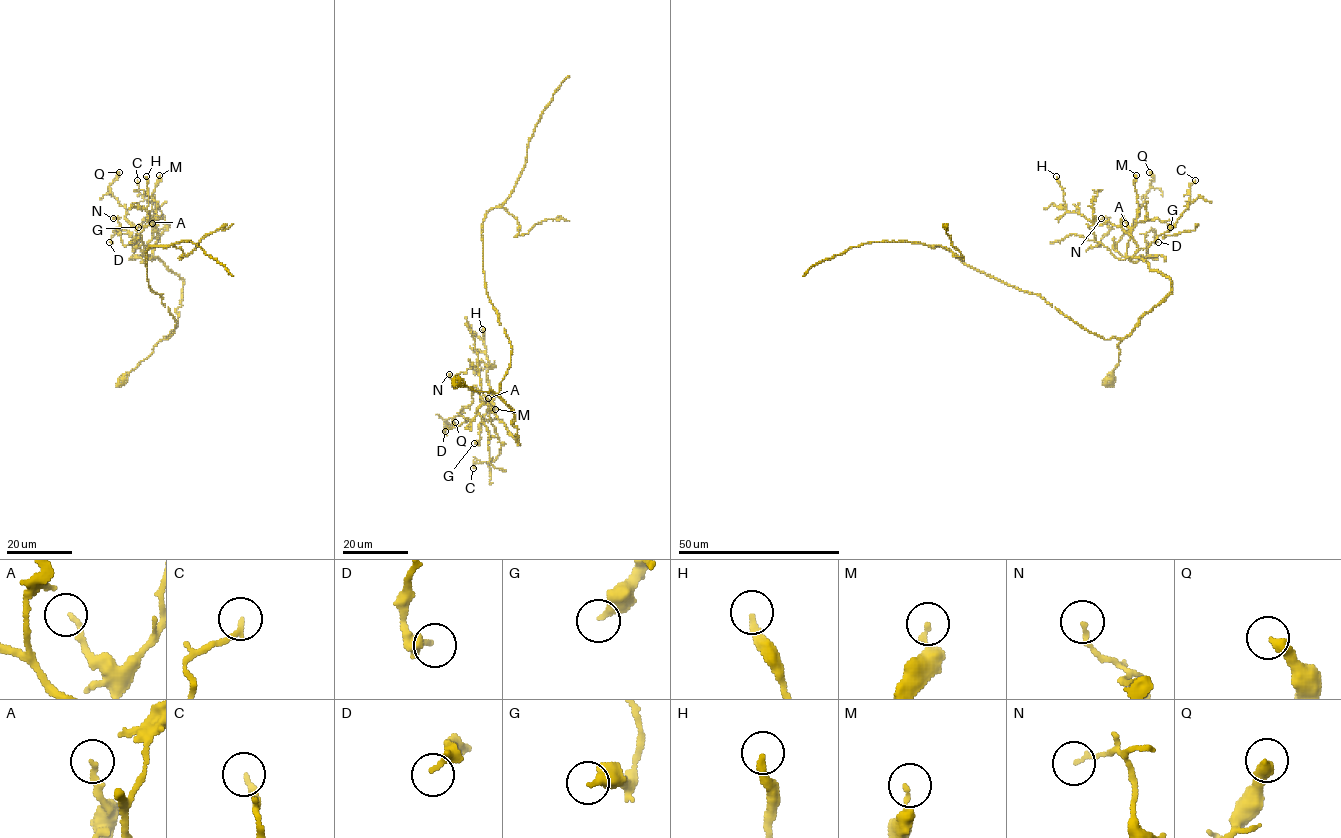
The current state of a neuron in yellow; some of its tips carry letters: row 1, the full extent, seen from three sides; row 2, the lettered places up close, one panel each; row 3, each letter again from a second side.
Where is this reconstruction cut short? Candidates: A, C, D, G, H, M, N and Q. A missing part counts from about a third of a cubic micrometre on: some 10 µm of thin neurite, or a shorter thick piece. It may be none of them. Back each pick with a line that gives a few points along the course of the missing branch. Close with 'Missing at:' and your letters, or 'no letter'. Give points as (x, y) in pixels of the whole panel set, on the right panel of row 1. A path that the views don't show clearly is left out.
Missing at: no letter

